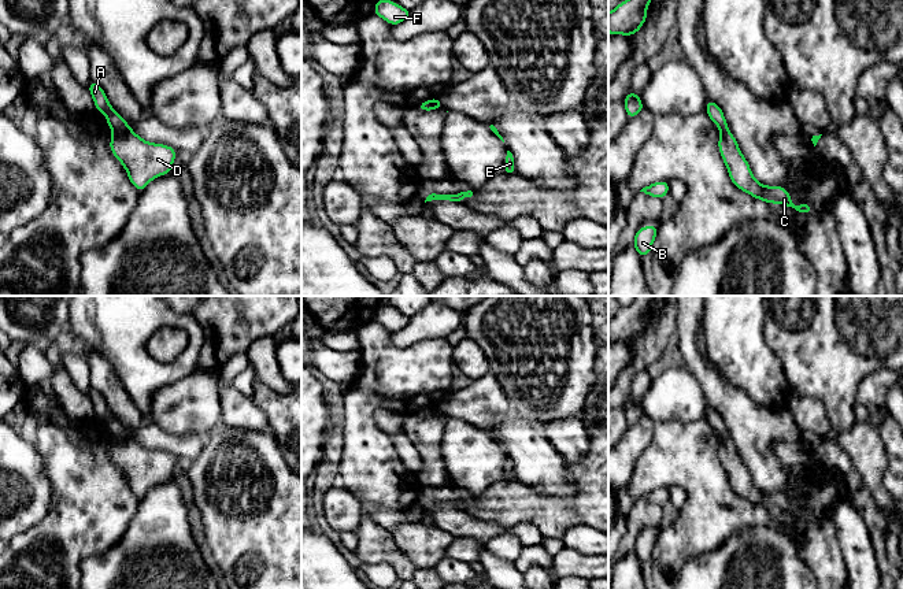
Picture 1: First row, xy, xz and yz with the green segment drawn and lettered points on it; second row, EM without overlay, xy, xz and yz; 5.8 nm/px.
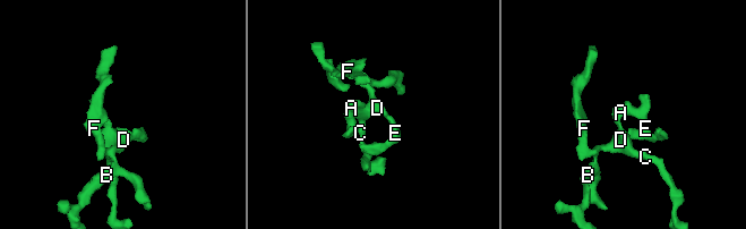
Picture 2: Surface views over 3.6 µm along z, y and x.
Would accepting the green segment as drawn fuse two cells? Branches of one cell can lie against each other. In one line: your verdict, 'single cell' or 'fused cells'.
fused cells

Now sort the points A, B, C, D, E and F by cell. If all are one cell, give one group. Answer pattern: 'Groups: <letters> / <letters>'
Groups: A / B C D E F

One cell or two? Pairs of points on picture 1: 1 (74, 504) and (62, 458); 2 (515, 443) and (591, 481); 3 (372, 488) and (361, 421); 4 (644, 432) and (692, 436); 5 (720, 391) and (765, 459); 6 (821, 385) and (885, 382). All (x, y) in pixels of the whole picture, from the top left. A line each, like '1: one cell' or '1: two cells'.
1: one cell
2: two cells
3: one cell
4: two cells
5: one cell
6: two cells

